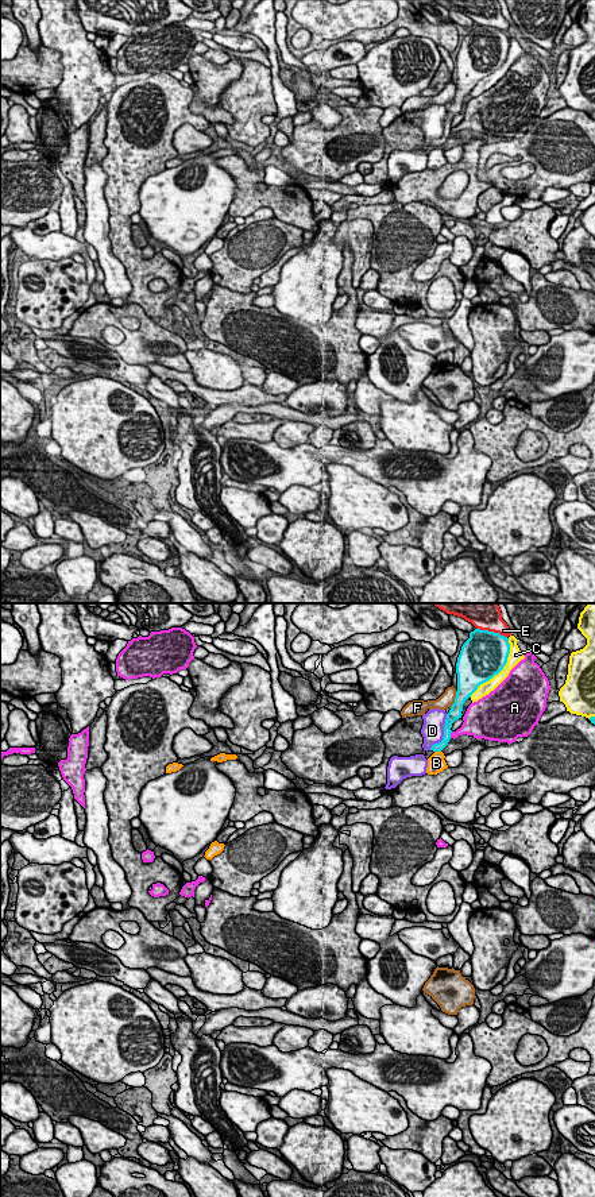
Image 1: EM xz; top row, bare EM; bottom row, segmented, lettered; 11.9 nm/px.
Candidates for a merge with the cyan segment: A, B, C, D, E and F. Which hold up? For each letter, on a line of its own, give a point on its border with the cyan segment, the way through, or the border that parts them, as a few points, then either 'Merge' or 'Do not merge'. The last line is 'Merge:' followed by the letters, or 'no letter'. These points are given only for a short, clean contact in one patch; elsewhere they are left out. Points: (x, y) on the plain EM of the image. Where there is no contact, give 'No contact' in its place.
A: Touches cyan at xz (449, 130). Do not merge
B: Touches cyan at xz (437, 146). Do not merge
C: Touches cyan at xz (499, 66). Do not merge
D: Touches cyan at xz (444, 128). Do not merge
E: Touches cyan at xz (491, 27). Do not merge
F: Touches cyan at xz (455, 95). Do not merge
Merge: no letter

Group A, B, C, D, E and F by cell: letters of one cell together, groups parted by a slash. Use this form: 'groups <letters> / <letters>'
groups A / B / C D / E / F

